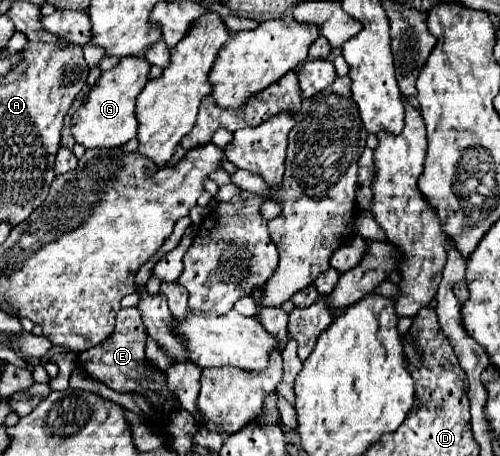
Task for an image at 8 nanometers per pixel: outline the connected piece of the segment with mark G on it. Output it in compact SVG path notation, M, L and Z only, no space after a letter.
M122 57L114 69L104 71L100 75L82 109L76 113L76 119L72 119L74 121L72 135L80 145L84 145L86 149L120 147L128 143L132 137L136 137L138 133L138 119L134 117L136 97L148 81L150 67L152 65L146 61L146 57Z

